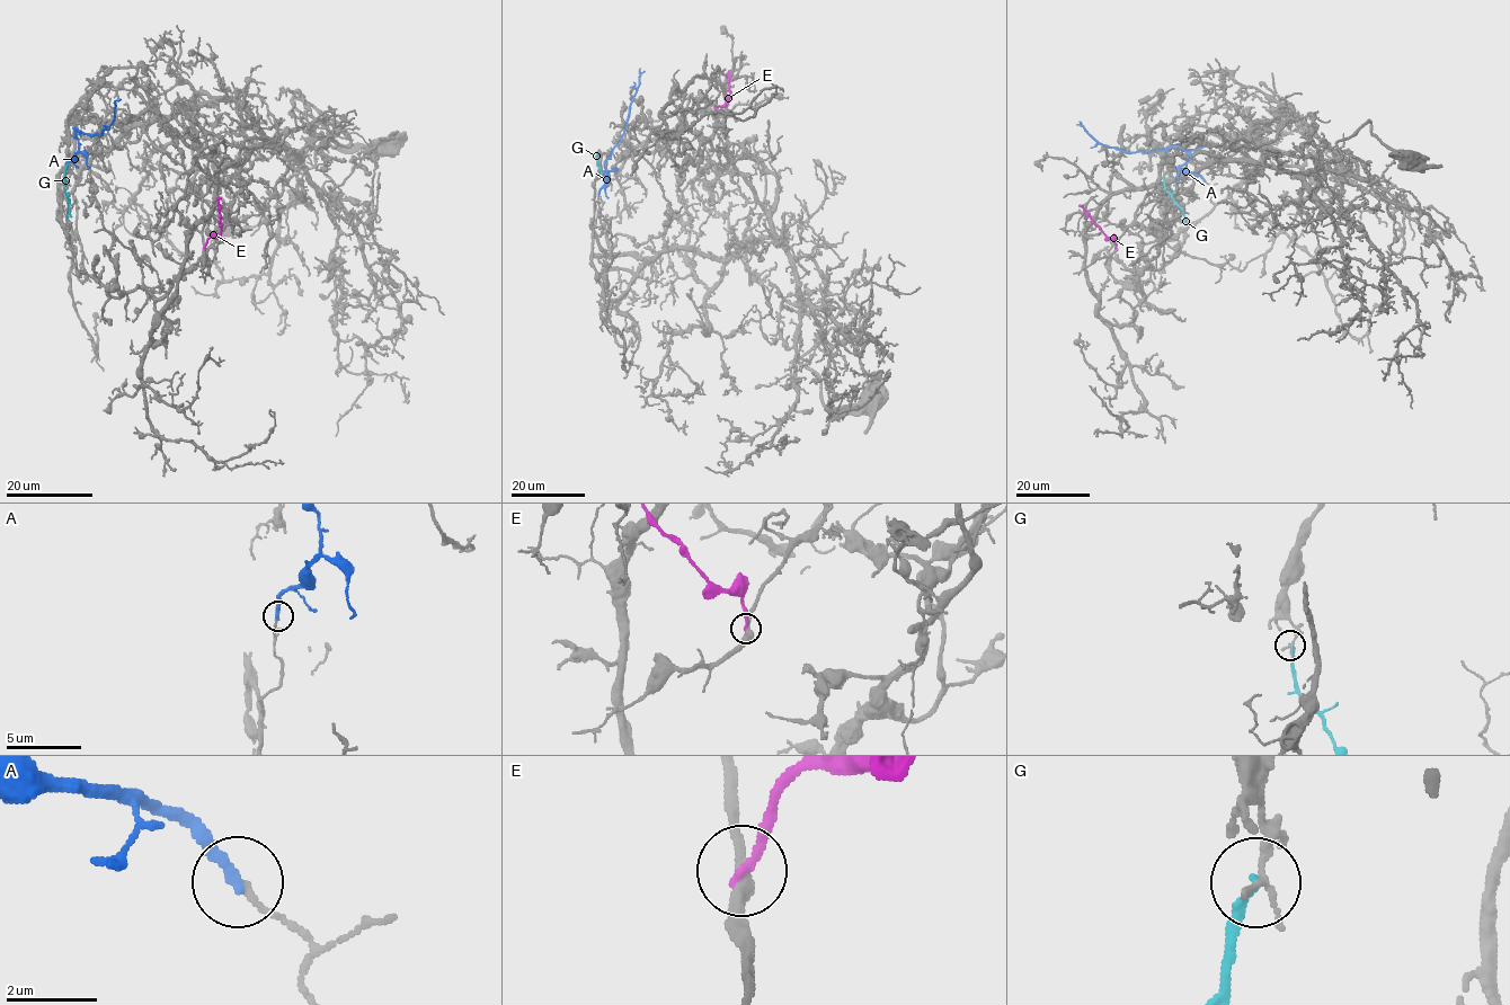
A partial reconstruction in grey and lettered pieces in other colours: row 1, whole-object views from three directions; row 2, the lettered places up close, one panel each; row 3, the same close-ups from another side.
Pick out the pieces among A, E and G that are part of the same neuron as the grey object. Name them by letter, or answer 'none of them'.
none of them

